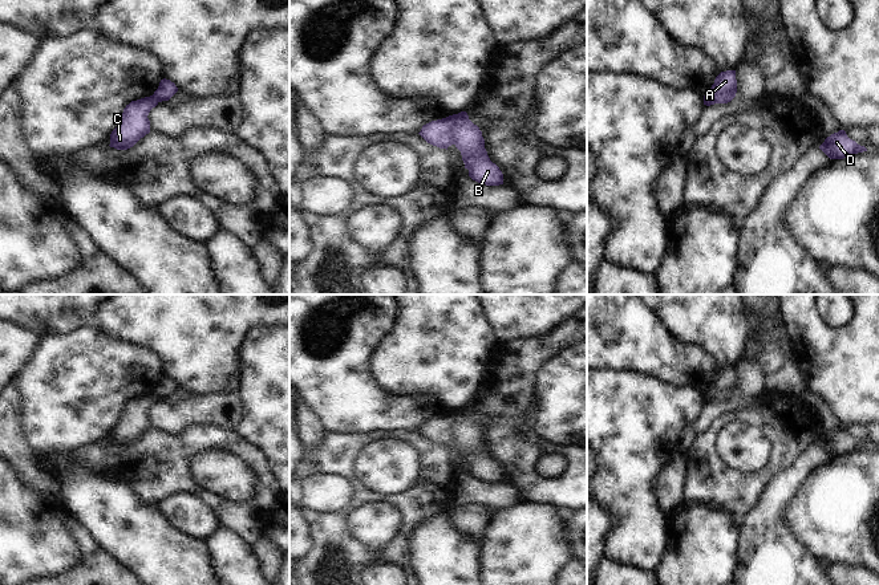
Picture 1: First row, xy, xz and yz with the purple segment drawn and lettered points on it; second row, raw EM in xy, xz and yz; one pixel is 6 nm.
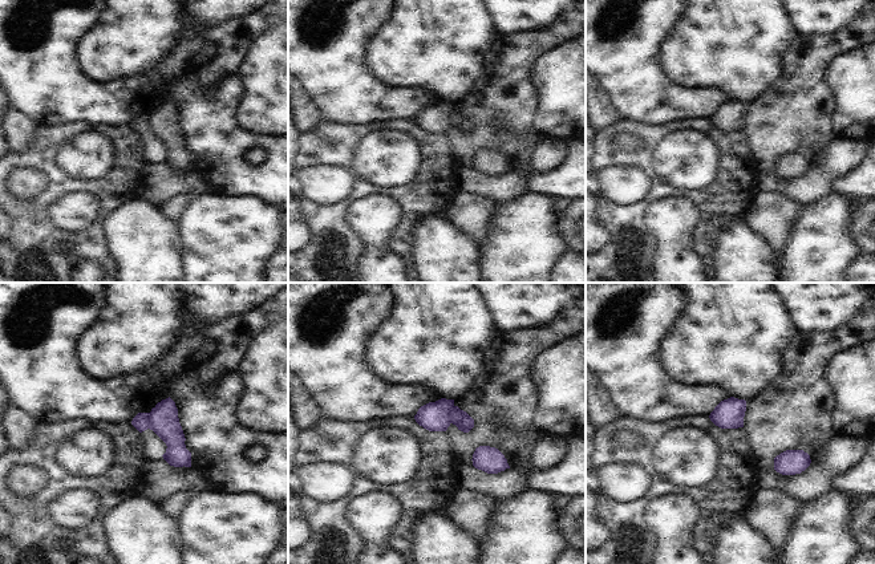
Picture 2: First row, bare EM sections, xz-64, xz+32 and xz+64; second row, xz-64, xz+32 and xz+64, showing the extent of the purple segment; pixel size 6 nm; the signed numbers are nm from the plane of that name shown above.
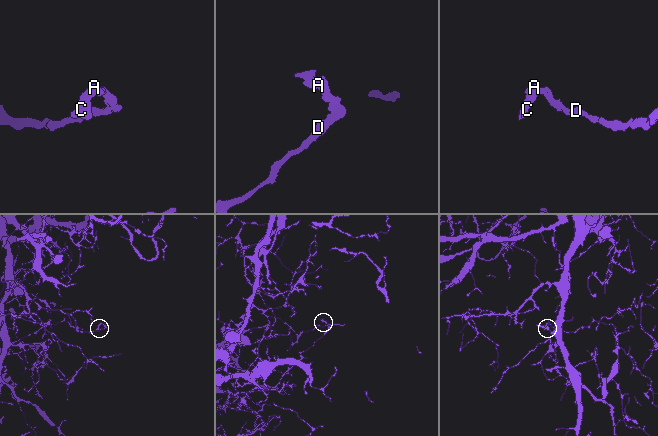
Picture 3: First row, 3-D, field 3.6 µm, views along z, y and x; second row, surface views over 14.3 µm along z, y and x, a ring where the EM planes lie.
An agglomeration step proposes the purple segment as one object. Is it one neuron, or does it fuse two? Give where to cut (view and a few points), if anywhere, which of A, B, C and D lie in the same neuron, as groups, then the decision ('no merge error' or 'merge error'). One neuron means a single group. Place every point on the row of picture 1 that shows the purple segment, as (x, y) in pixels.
cut in xz along (453, 116), (450, 126), (452, 143); A B D / C; merge error

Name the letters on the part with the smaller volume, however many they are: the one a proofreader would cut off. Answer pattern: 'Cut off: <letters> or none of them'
Cut off: C

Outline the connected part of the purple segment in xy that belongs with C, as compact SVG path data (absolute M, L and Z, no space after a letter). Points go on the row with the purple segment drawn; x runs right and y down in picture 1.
M154 96L131 101L123 109L117 127L110 134L110 147L127 150L150 133L150 110L158 105Z

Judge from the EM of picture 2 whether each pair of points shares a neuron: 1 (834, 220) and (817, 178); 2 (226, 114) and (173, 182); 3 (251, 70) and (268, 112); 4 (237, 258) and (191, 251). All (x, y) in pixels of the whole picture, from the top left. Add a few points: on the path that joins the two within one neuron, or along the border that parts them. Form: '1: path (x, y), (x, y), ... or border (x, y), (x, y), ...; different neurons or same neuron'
1: border (831, 191), (818, 199), (801, 205); different neurons
2: border (191, 170), (206, 182), (210, 191); different neurons
3: path (262, 81), (268, 88), (268, 101); same neuron
4: path (226, 255), (222, 251), (202, 251); same neuron

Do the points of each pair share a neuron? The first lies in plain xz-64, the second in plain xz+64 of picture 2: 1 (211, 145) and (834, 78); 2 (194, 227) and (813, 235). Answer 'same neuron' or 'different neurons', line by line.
1: different neurons
2: same neuron

